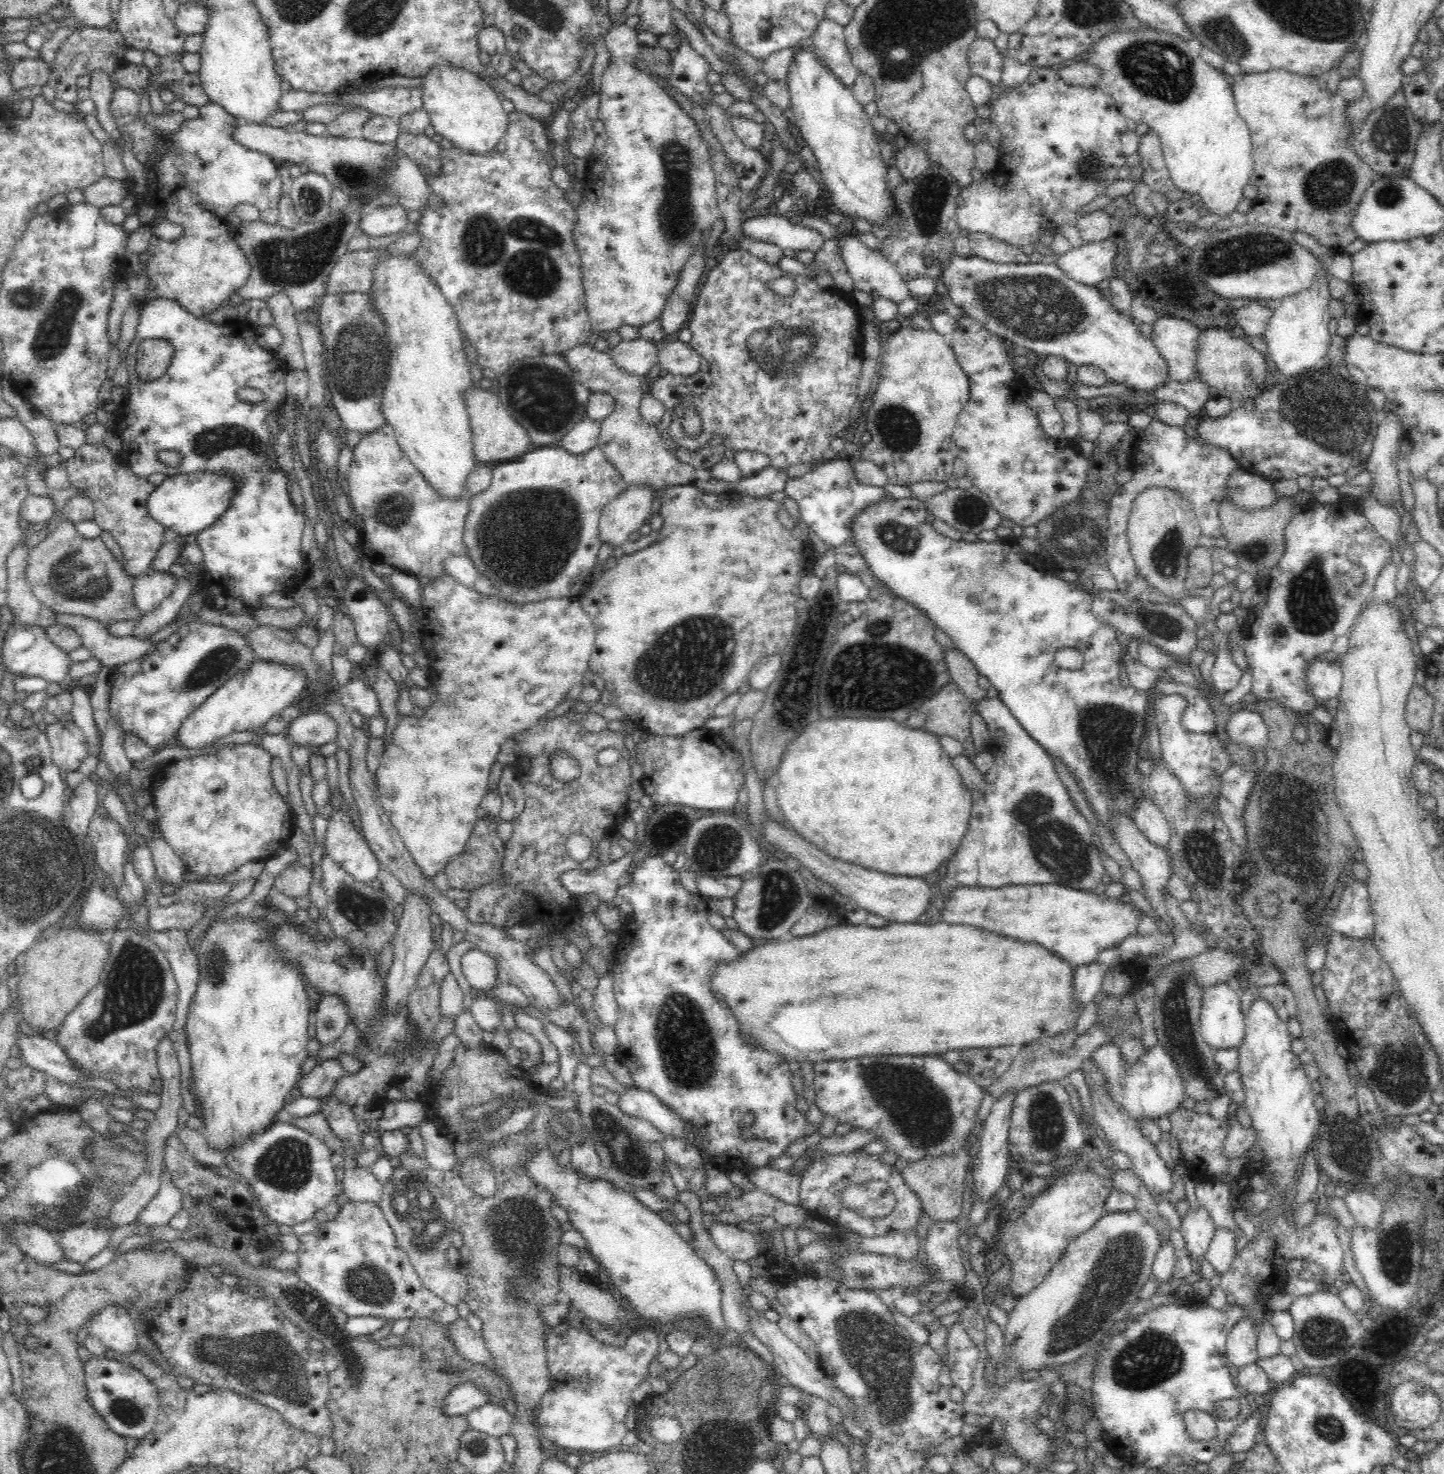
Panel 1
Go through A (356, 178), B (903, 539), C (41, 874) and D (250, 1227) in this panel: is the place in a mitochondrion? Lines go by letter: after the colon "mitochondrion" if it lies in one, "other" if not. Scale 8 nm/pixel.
A: mitochondrion
B: mitochondrion
C: mitochondrion
D: other

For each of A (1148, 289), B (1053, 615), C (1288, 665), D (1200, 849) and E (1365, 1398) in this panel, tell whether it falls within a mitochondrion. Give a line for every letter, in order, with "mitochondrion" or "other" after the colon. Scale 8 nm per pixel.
A: other
B: other
C: other
D: mitochondrion
E: other

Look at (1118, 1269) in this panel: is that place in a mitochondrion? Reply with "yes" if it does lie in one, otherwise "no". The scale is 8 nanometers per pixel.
yes

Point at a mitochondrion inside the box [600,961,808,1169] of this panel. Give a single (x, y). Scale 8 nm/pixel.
(687, 1047)

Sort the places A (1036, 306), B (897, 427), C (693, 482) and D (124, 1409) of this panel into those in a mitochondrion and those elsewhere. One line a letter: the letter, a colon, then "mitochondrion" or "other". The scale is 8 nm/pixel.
A: mitochondrion
B: mitochondrion
C: other
D: mitochondrion

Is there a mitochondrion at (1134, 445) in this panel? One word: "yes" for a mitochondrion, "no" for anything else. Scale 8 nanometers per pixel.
no

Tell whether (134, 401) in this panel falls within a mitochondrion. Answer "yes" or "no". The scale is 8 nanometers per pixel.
no

